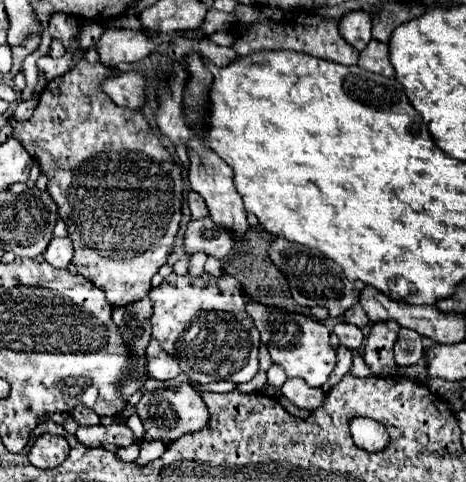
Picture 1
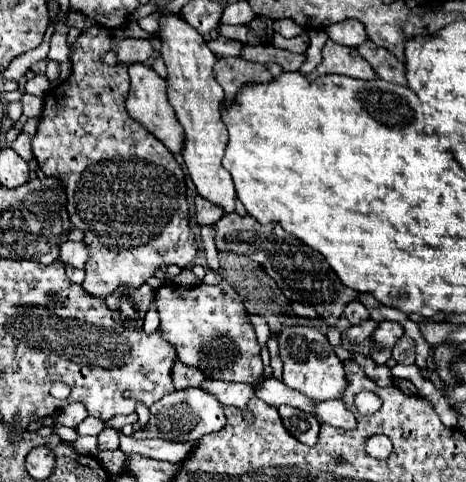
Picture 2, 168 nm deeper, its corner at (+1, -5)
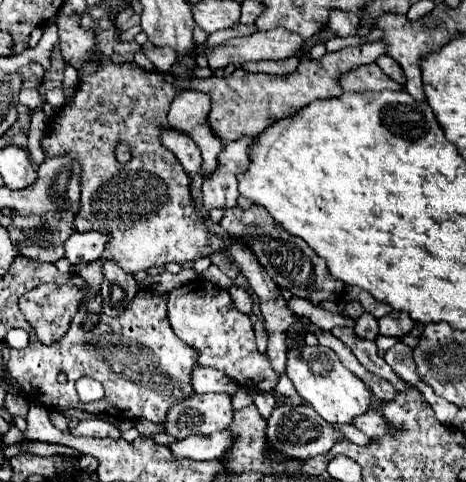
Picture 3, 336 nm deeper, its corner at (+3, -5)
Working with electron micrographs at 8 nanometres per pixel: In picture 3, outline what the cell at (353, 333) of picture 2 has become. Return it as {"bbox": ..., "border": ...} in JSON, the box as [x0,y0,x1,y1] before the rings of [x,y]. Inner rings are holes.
{"bbox":[354,313,378,339],"border":[[[364,313],[362,317],[358,317],[358,319],[356,319],[356,327],[354,327],[354,331],[356,331],[356,335],[358,335],[358,337],[364,337],[364,339],[374,339],[374,337],[378,335],[374,315]]]}

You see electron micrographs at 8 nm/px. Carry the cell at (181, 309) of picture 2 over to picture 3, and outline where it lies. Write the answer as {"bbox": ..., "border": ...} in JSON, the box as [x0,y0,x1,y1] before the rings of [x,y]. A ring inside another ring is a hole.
{"bbox":[168,281,278,391],"border":[[[192,281],[168,293],[168,321],[174,333],[190,345],[198,355],[198,365],[214,367],[234,379],[238,385],[254,391],[272,391],[278,375],[270,367],[266,355],[260,355],[254,341],[254,327],[250,317],[234,307],[226,289],[212,287],[206,281]]]}

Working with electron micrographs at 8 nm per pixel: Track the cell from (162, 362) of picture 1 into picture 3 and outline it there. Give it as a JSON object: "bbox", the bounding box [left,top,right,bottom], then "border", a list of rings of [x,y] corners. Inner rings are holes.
{"bbox":[190,365,238,395],"border":[[[196,365],[190,379],[192,379],[192,389],[196,393],[226,393],[226,395],[232,395],[238,389],[236,381],[228,381],[228,377],[224,377],[224,373],[220,373],[218,369],[210,369],[210,367]]]}

